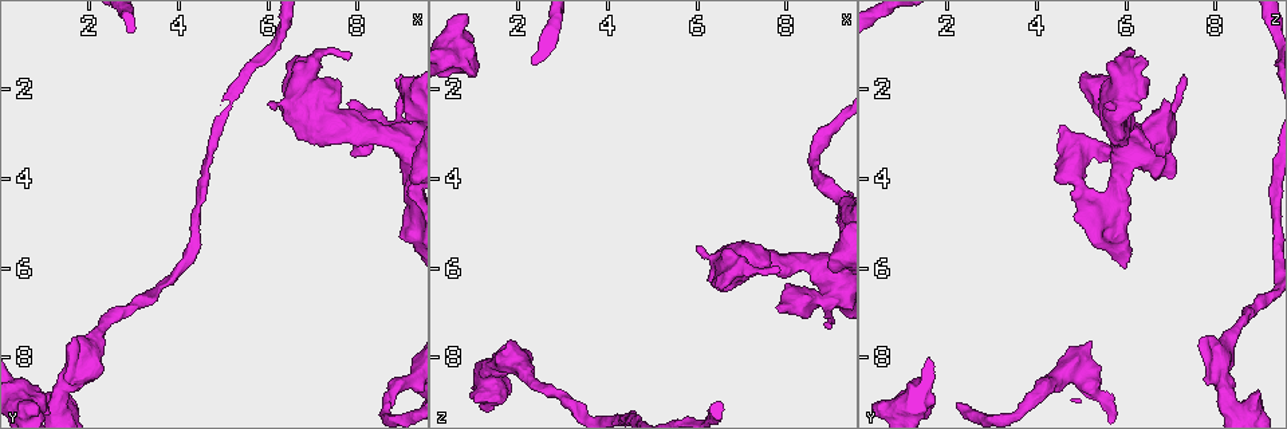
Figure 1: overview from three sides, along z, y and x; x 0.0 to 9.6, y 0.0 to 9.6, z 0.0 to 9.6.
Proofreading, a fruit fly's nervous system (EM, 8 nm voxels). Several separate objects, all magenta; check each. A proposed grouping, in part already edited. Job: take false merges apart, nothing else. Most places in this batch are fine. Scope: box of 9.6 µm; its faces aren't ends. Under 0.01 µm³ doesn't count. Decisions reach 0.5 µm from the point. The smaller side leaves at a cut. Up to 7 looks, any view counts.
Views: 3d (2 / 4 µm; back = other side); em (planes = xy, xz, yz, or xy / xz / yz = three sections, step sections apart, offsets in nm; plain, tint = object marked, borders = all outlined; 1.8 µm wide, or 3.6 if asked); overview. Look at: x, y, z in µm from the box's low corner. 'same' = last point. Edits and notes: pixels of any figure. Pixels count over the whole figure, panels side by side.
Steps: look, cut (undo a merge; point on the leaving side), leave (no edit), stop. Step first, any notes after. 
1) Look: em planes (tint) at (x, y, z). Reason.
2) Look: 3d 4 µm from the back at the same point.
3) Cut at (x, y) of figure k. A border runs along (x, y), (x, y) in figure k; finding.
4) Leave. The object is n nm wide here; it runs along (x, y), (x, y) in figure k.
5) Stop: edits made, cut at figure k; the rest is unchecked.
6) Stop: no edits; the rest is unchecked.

Look: 3d 2 µm at (8.40, 2.90, 6.70). Thin neck.

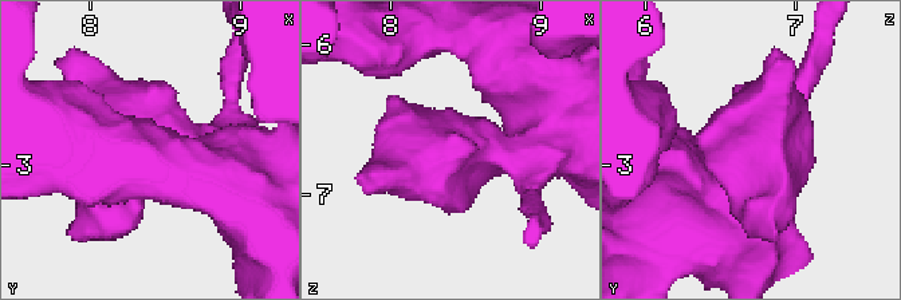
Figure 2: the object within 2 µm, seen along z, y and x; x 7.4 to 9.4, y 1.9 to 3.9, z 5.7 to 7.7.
Look: em planes (plain) at (8.40, 2.88, 6.70). Need the tissue.

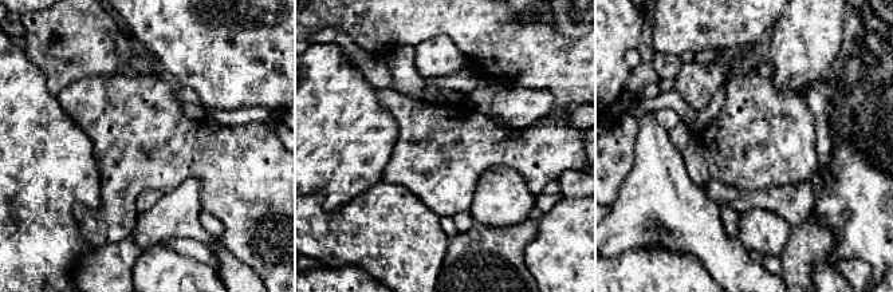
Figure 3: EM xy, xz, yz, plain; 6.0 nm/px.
Look: em planes (tint) at the same point.

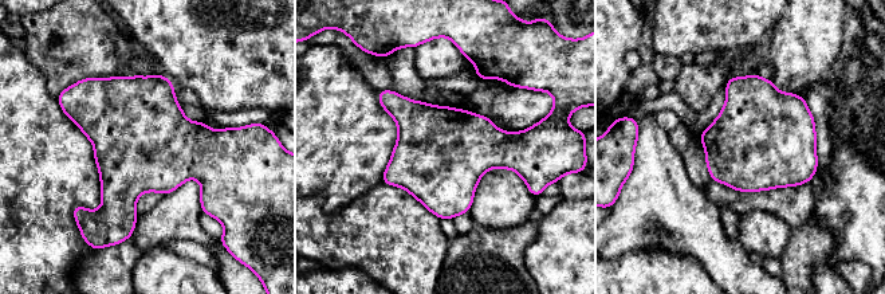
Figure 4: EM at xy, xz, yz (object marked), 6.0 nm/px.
Leave. One neuron here.

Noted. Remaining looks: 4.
Look: em 3.6 µm planes (plain) at (1.25, 9.15, 8.80). Sudden change in width.

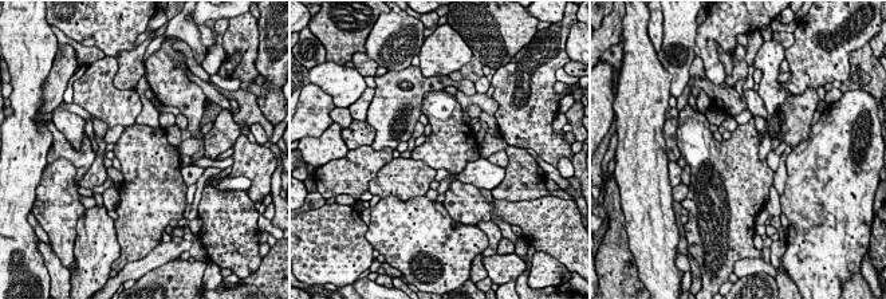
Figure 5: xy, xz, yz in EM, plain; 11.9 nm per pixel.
Look: em 3.6 µm planes (tint) at the same point. With the object marked.

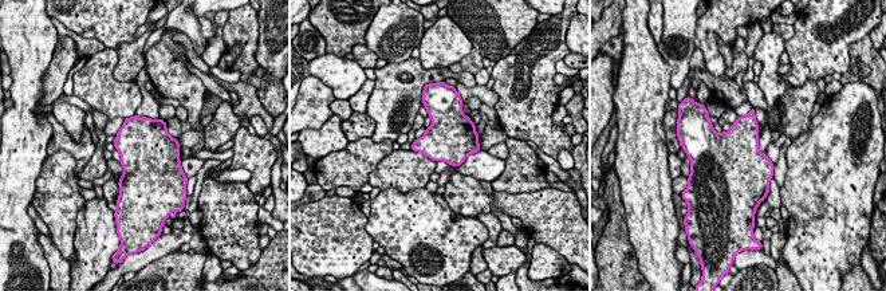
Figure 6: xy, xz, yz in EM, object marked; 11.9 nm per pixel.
Leave. All the same neuron.

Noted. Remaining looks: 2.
Stop: no edits; the rest is unchecked.

